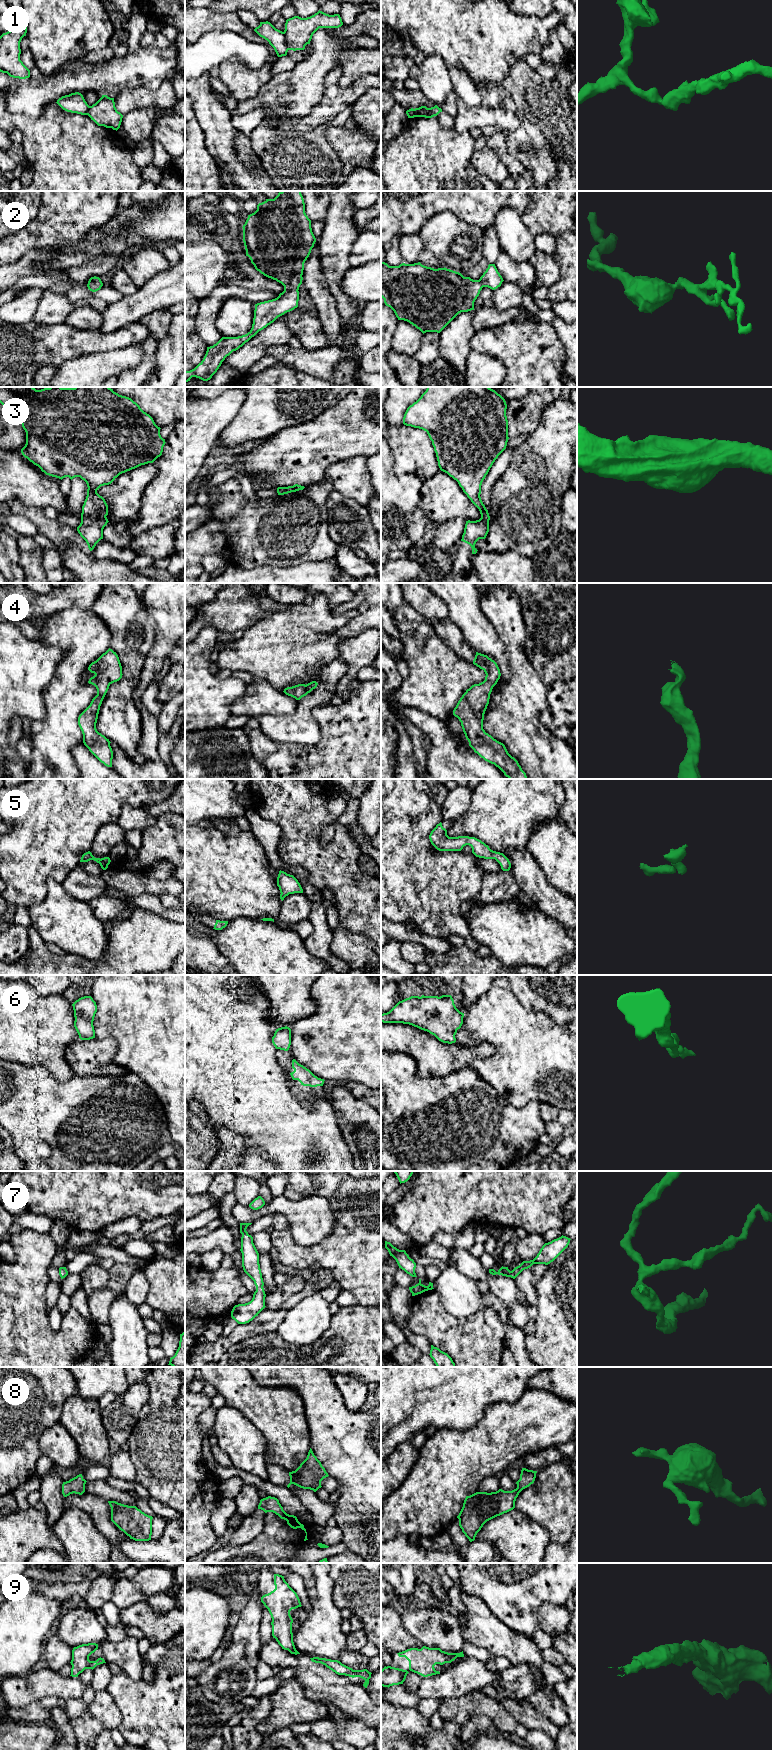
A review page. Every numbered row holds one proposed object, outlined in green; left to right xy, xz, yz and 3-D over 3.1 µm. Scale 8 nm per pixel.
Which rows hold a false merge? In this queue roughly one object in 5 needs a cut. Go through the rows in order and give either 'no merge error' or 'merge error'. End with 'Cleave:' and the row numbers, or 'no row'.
1: merge error
2: no merge error
3: no merge error
4: no merge error
5: no merge error
6: no merge error
7: no merge error
8: no merge error
9: no merge error
Cleave: 1

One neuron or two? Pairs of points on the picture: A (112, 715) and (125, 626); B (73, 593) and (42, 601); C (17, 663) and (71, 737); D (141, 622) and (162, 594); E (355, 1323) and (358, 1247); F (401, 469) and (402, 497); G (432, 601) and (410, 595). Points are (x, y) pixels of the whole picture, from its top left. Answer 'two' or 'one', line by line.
A: one
B: one
C: two
D: two
E: two
F: two
G: one

